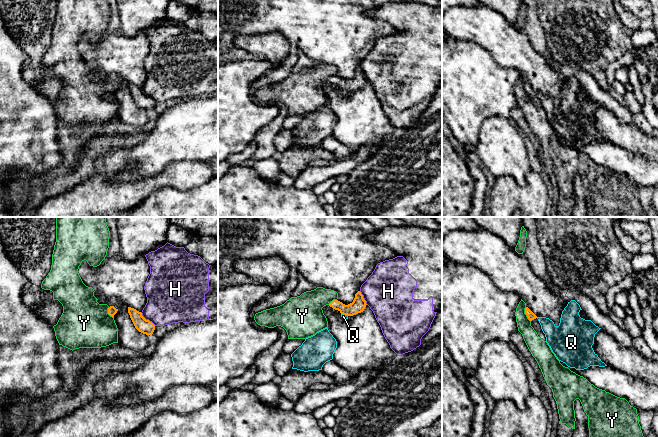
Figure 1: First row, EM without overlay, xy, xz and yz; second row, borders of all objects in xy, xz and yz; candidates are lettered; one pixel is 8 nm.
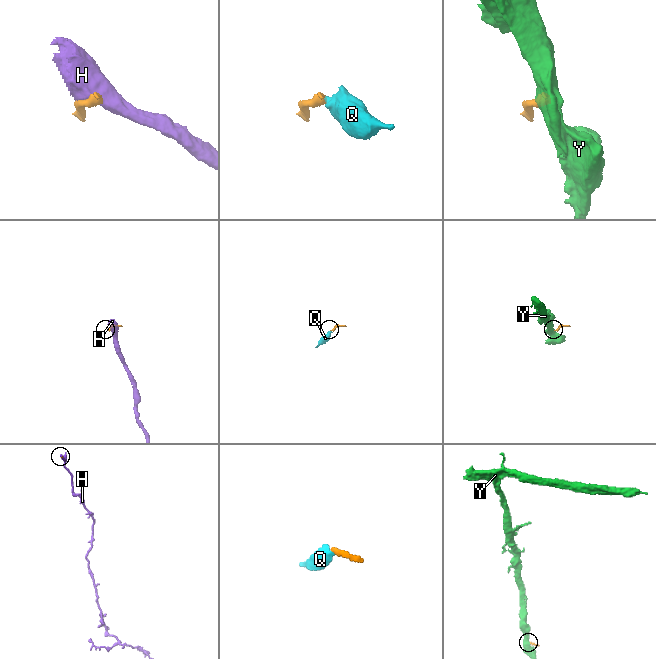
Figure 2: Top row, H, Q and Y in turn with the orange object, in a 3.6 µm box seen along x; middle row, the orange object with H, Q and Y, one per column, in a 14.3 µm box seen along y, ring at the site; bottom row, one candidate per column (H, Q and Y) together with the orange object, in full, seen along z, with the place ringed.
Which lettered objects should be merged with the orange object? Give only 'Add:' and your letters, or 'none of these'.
Add: Q

